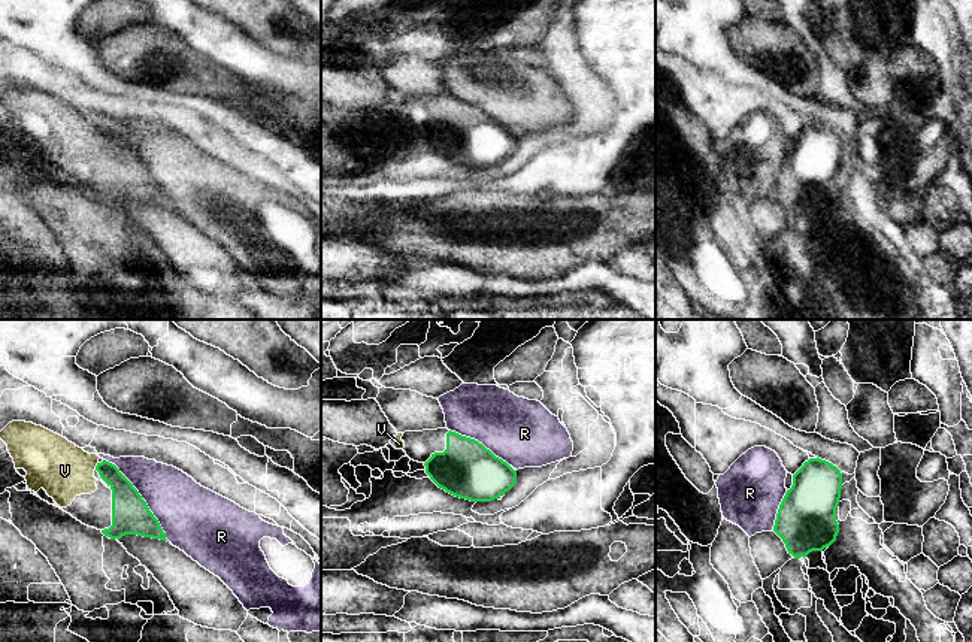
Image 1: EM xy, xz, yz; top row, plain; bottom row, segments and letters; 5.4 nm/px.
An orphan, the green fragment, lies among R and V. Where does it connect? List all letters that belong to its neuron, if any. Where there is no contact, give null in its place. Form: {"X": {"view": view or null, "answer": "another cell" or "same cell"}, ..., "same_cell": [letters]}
{"R": {"view": "xy", "answer": "another cell"}, "V": {"view": "xy", "answer": "same cell"}, "same_cell": ["V"]}

